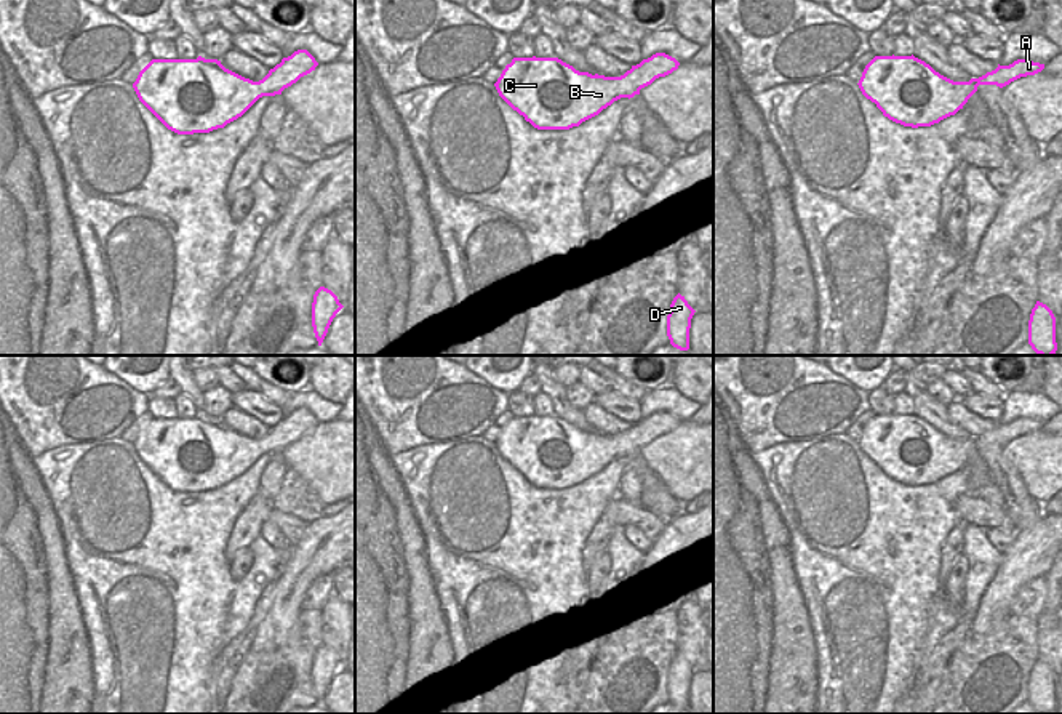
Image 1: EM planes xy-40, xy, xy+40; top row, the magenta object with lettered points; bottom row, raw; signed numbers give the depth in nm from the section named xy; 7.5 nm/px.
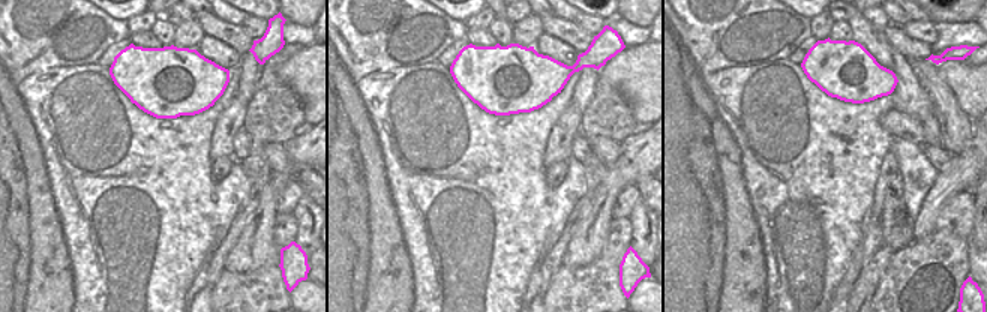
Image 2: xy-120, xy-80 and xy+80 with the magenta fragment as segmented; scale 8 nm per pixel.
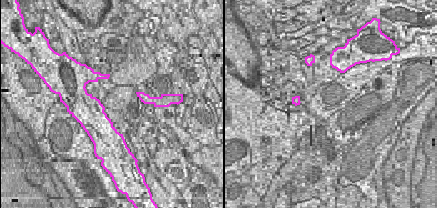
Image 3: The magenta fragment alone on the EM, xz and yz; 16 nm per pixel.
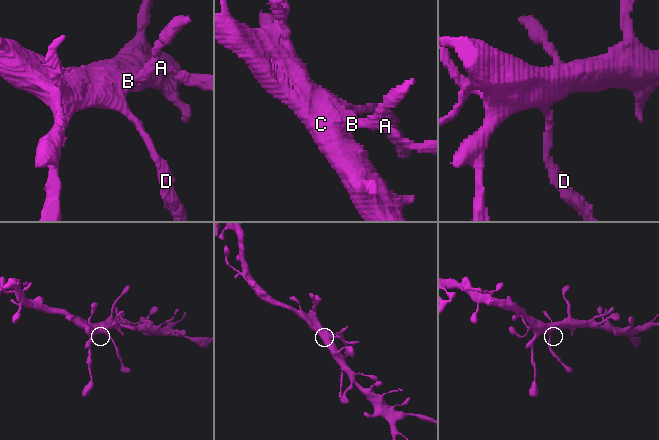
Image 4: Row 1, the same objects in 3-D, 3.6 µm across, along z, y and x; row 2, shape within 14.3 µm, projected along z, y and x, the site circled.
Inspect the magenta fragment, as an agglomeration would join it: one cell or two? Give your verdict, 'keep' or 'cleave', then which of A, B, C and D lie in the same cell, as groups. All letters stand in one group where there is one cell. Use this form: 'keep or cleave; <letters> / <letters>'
keep; A B C D

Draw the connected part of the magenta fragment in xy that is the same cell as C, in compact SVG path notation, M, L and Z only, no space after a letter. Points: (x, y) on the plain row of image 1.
M656 411L621 435L579 431L558 416L513 416L494 442L499 455L537 488L569 488L621 456L633 456L680 421Z

